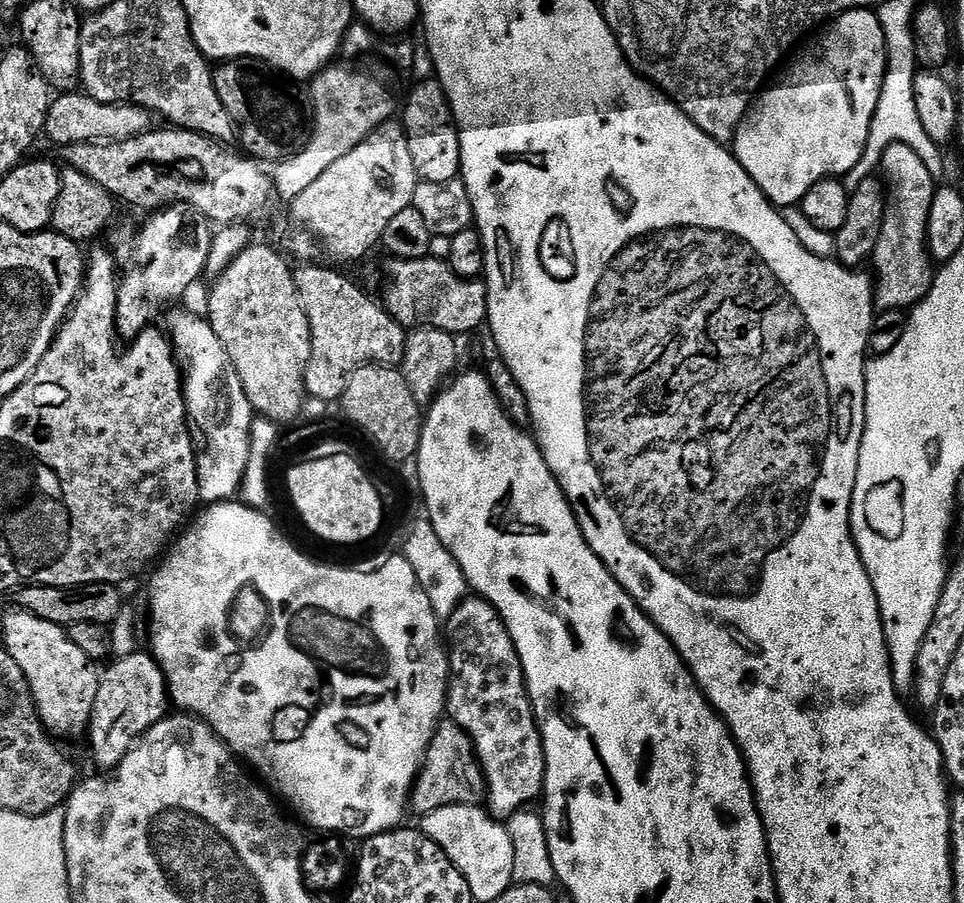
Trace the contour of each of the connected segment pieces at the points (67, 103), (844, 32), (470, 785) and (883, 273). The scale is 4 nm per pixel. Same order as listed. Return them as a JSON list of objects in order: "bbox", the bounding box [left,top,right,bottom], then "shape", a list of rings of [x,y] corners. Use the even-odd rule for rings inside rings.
[{"bbox":[45,92,153,146],"shape":[[[66,92],[51,101],[45,124],[46,136],[61,146],[81,143],[115,142],[142,136],[153,127],[153,113],[137,104],[107,104],[98,102],[85,92]]]},{"bbox":[734,8,888,206],"shape":[[[855,8],[853,12],[835,17],[824,30],[821,36],[813,35],[813,40],[787,61],[788,69],[781,74],[777,84],[769,83],[757,95],[736,131],[734,155],[737,162],[777,206],[799,205],[810,186],[818,181],[844,178],[847,172],[848,175],[855,173],[882,94],[884,72],[888,68],[888,47],[879,15],[867,8]]]},{"bbox":[410,722,486,814],"shape":[[[451,722],[441,723],[436,729],[434,738],[428,747],[428,753],[424,755],[424,767],[420,770],[420,775],[416,777],[416,782],[412,786],[410,797],[410,808],[414,813],[427,814],[455,804],[475,804],[483,805],[486,800],[486,785],[484,782],[484,772],[480,769],[480,759],[476,756],[476,750],[473,747],[472,739],[468,736],[462,726]]]},{"bbox":[874,144,938,310],"shape":[[[905,144],[887,148],[879,171],[886,185],[886,214],[874,253],[874,304],[880,310],[908,310],[932,288],[934,261],[928,250],[928,223],[938,184],[926,170],[926,162]]]}]

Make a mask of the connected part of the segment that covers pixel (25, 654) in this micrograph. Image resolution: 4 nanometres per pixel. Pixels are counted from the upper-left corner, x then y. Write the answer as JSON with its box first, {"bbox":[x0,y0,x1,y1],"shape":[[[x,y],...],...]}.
{"bbox":[3,610,101,737],"shape":[[[23,610],[15,611],[4,620],[3,647],[14,658],[14,662],[22,666],[22,674],[26,674],[26,682],[30,682],[30,690],[36,703],[36,710],[40,713],[40,720],[53,737],[80,736],[83,732],[85,735],[92,723],[94,702],[98,698],[101,673],[97,665],[86,654],[82,654],[82,650],[78,650],[78,646],[74,644],[61,625],[46,622],[46,618],[38,618]]]}

